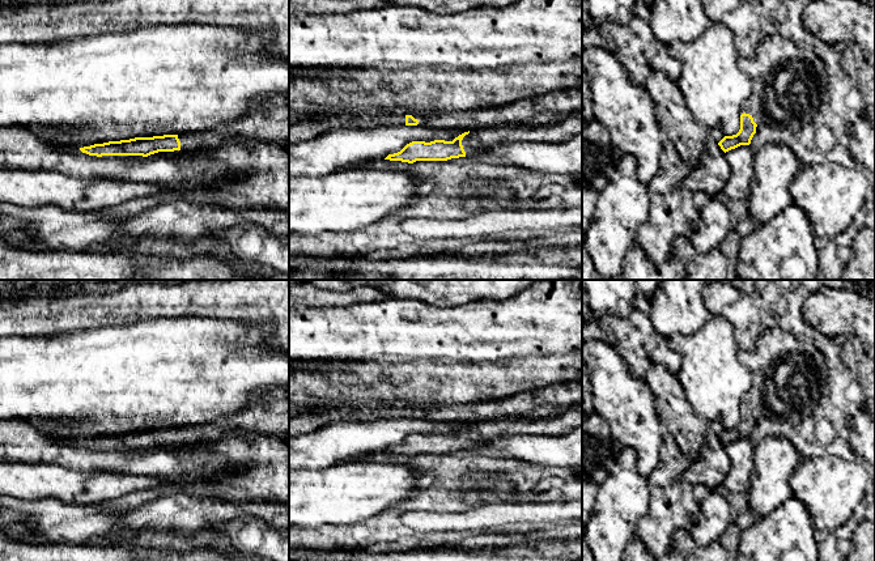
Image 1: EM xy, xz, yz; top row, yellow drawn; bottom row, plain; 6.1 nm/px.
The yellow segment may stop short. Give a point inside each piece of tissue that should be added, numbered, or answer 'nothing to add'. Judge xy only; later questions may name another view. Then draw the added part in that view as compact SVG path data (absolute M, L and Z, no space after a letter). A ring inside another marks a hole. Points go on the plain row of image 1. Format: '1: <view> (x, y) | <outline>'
1: xy (267, 412) | M277 388L255 392L249 404L232 417L178 426L180 443L216 441L226 432L250 430L268 435L289 434L289 394Z

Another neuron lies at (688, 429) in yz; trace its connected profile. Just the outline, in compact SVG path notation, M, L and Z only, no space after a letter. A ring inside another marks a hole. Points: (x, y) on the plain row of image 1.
M663 365L650 366L645 381L653 390L666 432L675 438L680 451L695 460L705 442L709 421L693 411L678 375Z

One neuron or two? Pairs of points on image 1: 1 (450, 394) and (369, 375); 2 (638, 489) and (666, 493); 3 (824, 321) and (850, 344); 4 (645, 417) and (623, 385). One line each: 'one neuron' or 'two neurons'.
1: one neuron
2: two neurons
3: two neurons
4: one neuron

